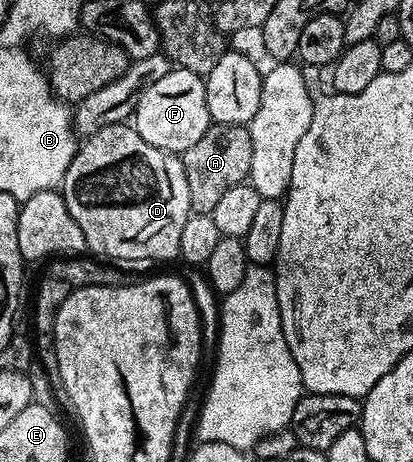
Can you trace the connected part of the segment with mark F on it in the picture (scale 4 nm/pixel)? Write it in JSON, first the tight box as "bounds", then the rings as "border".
{"bounds":[132,68,212,156],"border":[[[171,68],[168,76],[160,76],[160,80],[150,83],[137,95],[132,125],[137,134],[152,144],[152,148],[181,156],[212,125],[203,75]]]}

